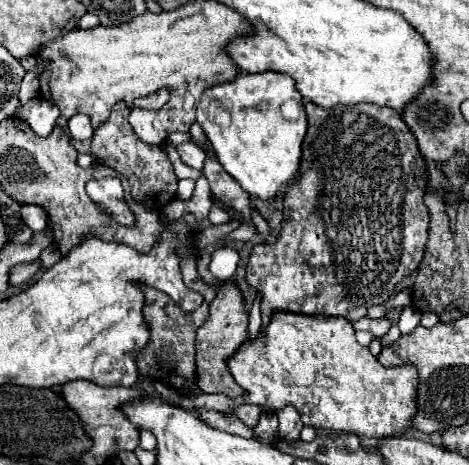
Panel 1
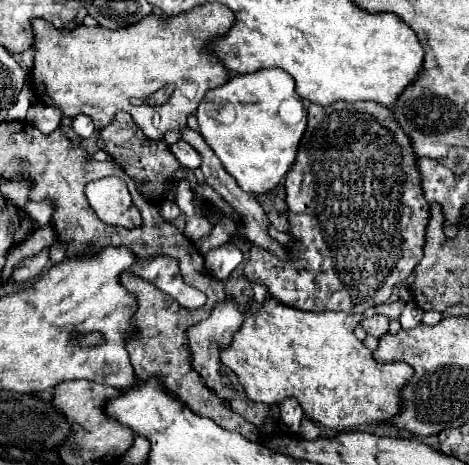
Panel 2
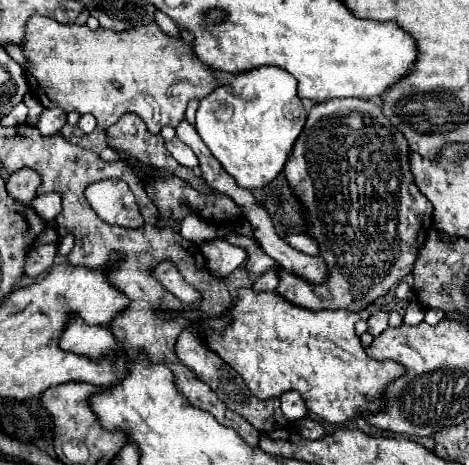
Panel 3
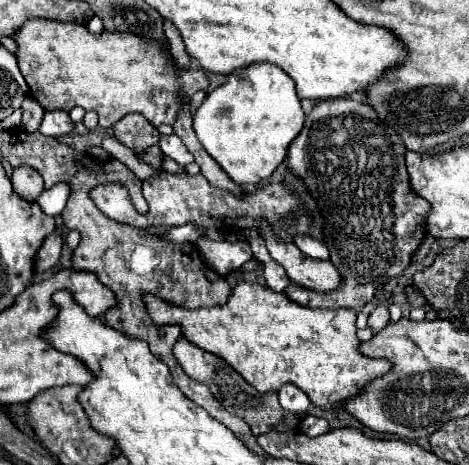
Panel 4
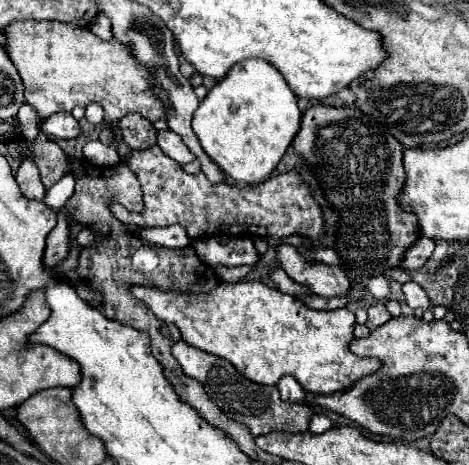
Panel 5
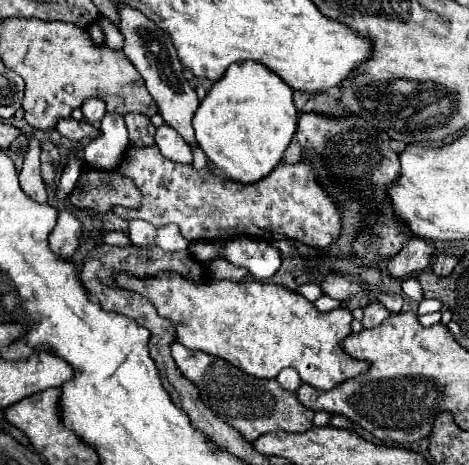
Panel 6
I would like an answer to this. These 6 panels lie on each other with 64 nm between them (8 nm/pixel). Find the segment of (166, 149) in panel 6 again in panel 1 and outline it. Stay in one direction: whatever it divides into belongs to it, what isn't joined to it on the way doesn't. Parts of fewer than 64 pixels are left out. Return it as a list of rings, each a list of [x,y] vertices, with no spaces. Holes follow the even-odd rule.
[[[186,142],[186,144],[180,144],[176,146],[180,158],[184,164],[192,166],[192,168],[202,168],[204,166],[204,160],[206,160],[206,152],[202,148],[198,148],[194,142]]]

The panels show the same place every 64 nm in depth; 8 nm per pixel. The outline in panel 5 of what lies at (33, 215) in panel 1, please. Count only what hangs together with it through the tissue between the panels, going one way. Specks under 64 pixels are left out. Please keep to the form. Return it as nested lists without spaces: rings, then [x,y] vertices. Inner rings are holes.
[[[64,176],[60,182],[56,182],[52,188],[46,190],[46,196],[44,196],[44,204],[54,210],[54,212],[60,212],[66,204],[66,200],[72,196],[74,192],[74,178],[72,176]]]

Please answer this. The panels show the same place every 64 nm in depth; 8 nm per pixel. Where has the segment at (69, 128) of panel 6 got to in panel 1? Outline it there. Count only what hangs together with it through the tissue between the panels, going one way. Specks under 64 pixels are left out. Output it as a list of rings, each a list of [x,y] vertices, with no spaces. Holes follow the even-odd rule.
[[[32,98],[26,104],[20,106],[18,118],[28,122],[28,126],[38,136],[48,136],[56,124],[56,118],[60,116],[60,110],[54,104],[48,104],[48,100]]]

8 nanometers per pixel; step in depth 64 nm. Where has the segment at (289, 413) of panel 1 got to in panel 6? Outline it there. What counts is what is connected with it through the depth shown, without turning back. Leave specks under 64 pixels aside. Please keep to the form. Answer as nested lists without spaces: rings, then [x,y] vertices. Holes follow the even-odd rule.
[[[292,368],[280,372],[276,380],[278,380],[280,386],[282,386],[284,390],[288,390],[288,392],[296,392],[298,386],[300,386],[300,376],[296,376],[296,372],[292,372]]]

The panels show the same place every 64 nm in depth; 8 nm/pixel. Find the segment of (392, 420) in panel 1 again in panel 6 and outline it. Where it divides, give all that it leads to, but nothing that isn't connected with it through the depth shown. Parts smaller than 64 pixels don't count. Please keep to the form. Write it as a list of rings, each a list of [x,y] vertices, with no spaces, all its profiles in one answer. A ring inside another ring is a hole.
[[[160,272],[152,280],[140,280],[132,274],[118,274],[118,286],[142,294],[150,300],[156,312],[170,318],[176,326],[176,340],[190,350],[202,350],[228,360],[242,372],[270,380],[284,368],[294,368],[300,380],[318,390],[332,390],[360,372],[368,370],[368,362],[348,356],[340,340],[352,330],[352,312],[336,308],[332,312],[318,312],[304,296],[260,280],[228,282],[208,280],[208,284],[192,284],[182,276]]]

